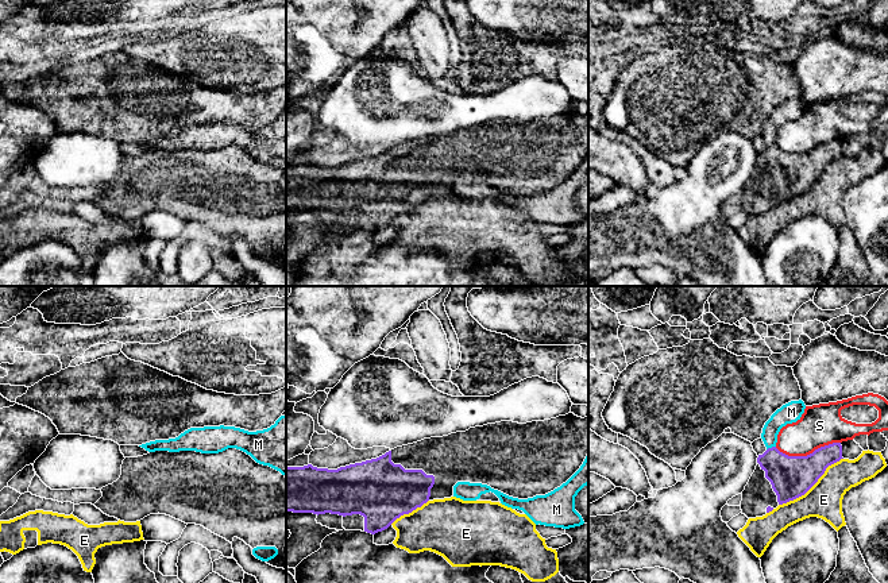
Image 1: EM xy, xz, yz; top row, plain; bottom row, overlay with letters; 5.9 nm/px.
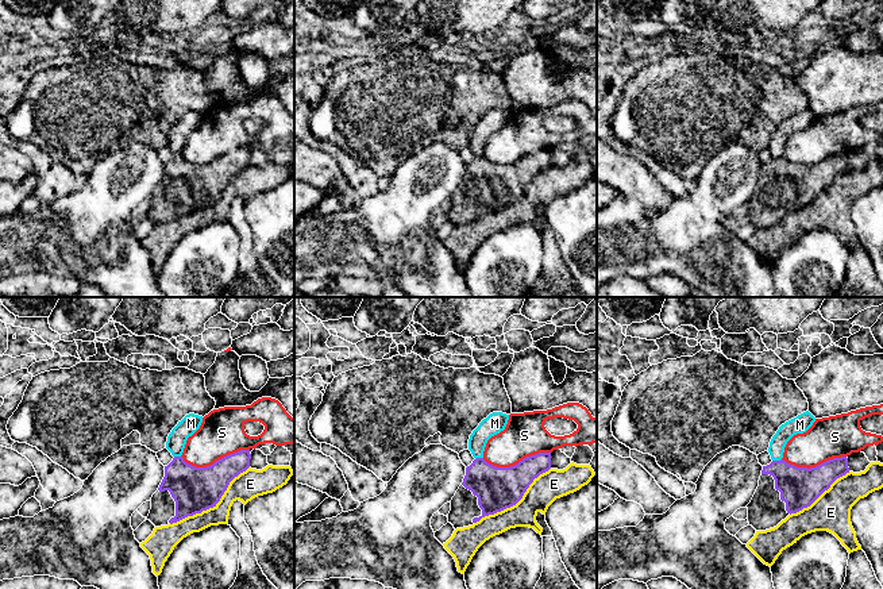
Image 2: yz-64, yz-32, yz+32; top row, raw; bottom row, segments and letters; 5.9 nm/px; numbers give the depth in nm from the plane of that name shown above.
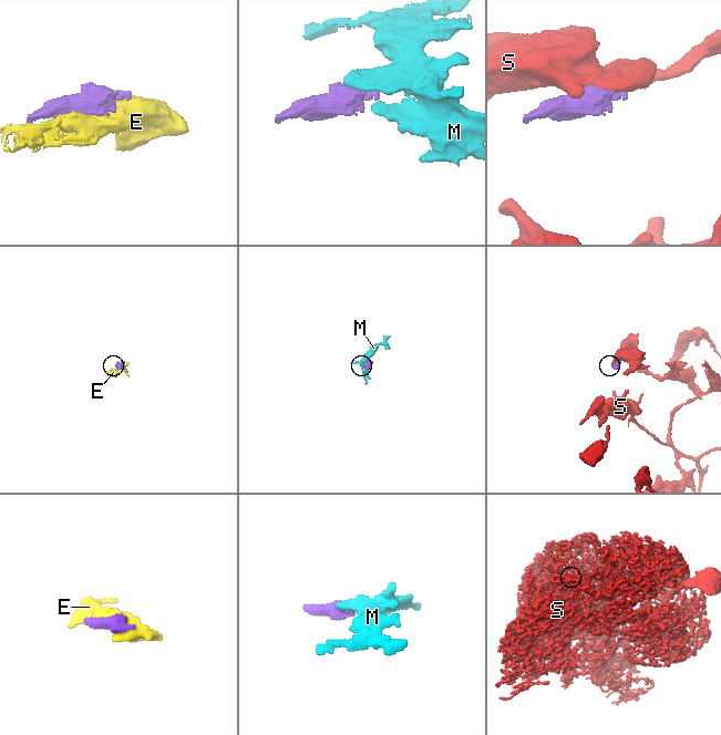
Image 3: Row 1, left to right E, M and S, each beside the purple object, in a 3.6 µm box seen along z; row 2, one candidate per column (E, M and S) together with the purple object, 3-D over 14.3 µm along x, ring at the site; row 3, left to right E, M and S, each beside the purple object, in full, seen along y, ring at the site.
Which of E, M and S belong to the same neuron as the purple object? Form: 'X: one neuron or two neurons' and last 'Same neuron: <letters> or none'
E: two neurons
M: two neurons
S: two neurons
Same neuron: none

